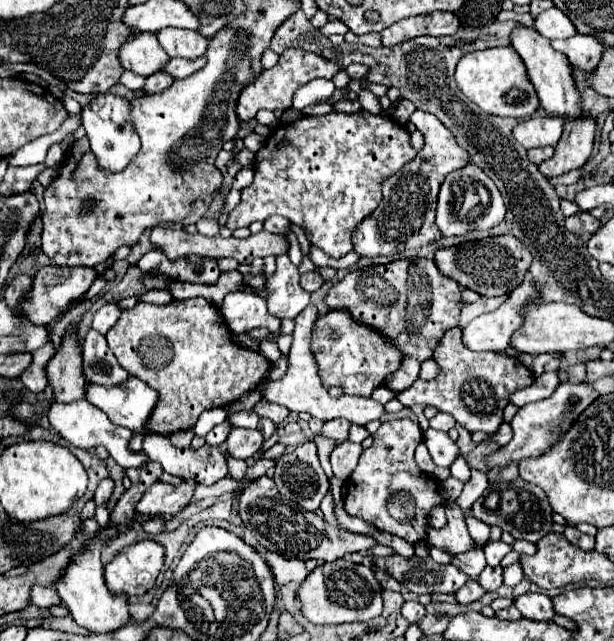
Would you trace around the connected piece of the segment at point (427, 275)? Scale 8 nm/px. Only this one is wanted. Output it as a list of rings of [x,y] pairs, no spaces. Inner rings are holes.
[[[415,258],[353,270],[327,292],[323,302],[329,310],[347,310],[355,322],[379,332],[403,352],[403,364],[383,384],[393,392],[403,392],[419,378],[421,362],[433,356],[443,334],[459,324],[461,290],[455,280],[439,272],[433,260]]]

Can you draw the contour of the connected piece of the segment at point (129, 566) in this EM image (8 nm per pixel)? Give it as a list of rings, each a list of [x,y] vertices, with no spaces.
[[[143,540],[123,548],[105,566],[105,584],[113,594],[139,596],[155,586],[163,566],[163,546]]]

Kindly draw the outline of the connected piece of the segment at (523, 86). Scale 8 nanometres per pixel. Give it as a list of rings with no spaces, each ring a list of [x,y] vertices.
[[[511,46],[475,50],[465,54],[457,64],[455,82],[459,90],[487,114],[511,116],[521,120],[531,116],[539,108],[539,98],[533,90],[533,84],[527,78],[525,64]]]

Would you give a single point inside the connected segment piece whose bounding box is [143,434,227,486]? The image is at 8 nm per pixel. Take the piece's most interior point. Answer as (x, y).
(206, 465)

